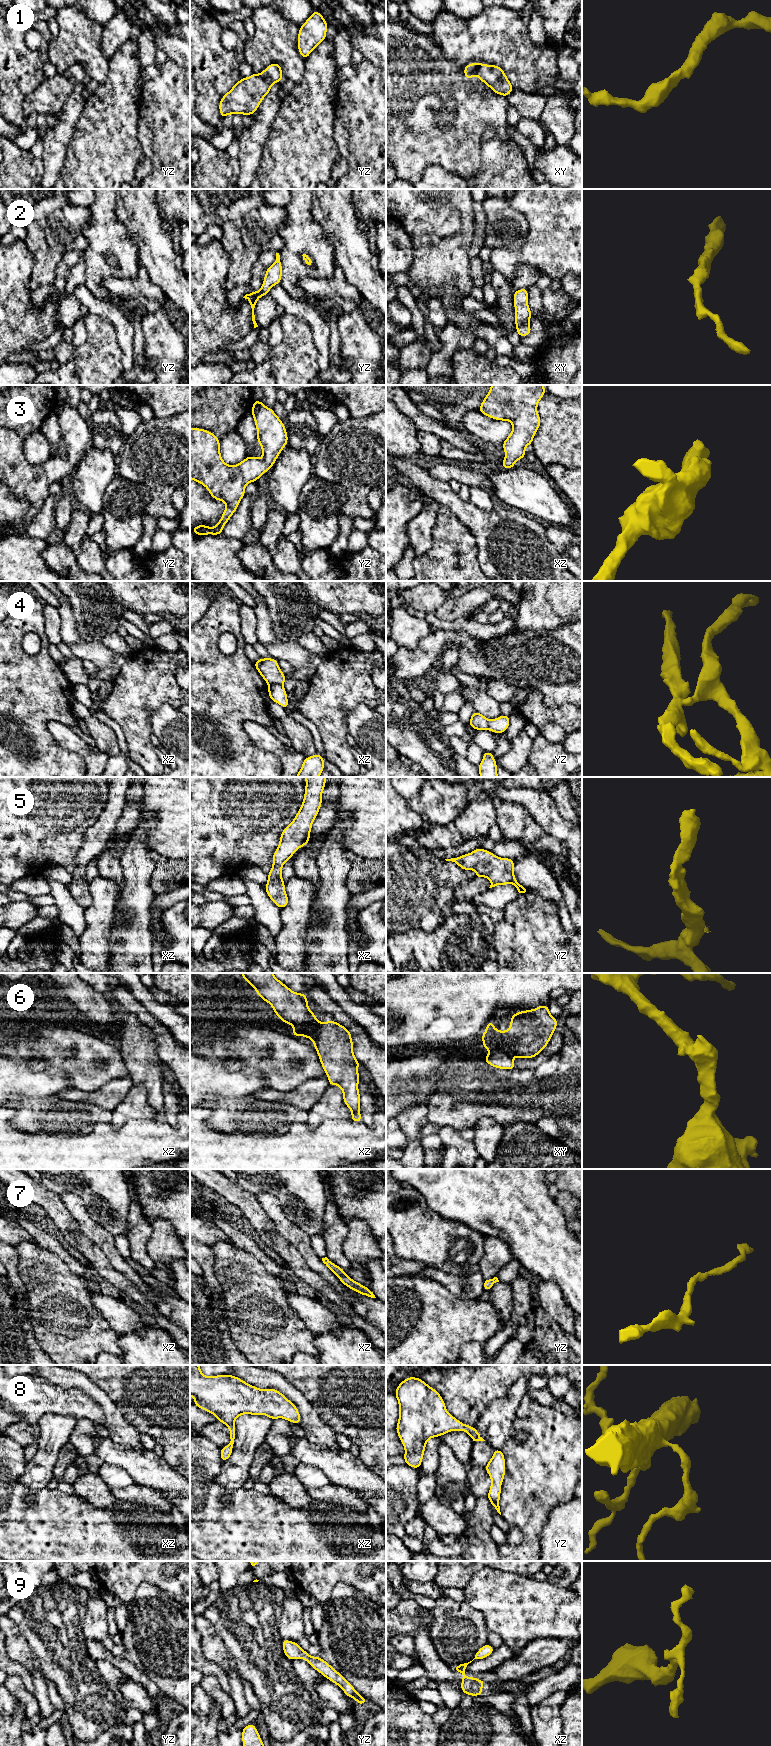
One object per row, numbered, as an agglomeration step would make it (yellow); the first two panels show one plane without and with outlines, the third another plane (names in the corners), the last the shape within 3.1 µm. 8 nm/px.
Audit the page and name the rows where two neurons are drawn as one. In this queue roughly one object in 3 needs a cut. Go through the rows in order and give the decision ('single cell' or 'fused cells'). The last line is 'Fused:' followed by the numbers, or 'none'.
1: single cell
2: single cell
3: single cell
4: fused cells
5: single cell
6: fused cells
7: single cell
8: single cell
9: single cell
Fused: 4, 6

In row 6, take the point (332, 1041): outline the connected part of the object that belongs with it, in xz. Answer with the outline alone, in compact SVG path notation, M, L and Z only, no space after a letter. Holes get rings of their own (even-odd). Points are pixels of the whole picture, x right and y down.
M315 1019L308 1025L294 1026L292 1035L313 1041L329 1086L338 1085L341 1088L343 1101L352 1112L350 1120L363 1122L358 1089L360 1063L353 1053L355 1045L351 1041L351 1032L334 1020L320 1022Z

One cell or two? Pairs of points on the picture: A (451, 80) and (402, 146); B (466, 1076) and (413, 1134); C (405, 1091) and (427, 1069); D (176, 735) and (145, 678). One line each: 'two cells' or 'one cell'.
A: one cell
B: two cells
C: one cell
D: two cells

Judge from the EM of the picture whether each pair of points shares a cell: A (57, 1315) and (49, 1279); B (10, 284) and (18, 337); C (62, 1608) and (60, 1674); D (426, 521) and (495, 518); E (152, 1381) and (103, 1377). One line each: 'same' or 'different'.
A: same
B: same
C: same
D: different
E: same

